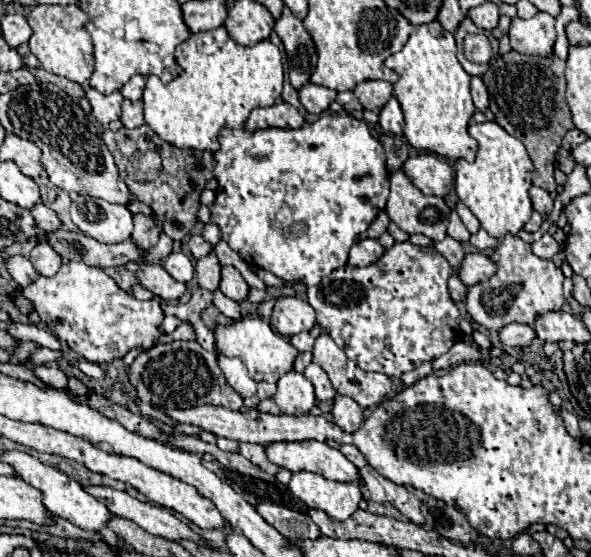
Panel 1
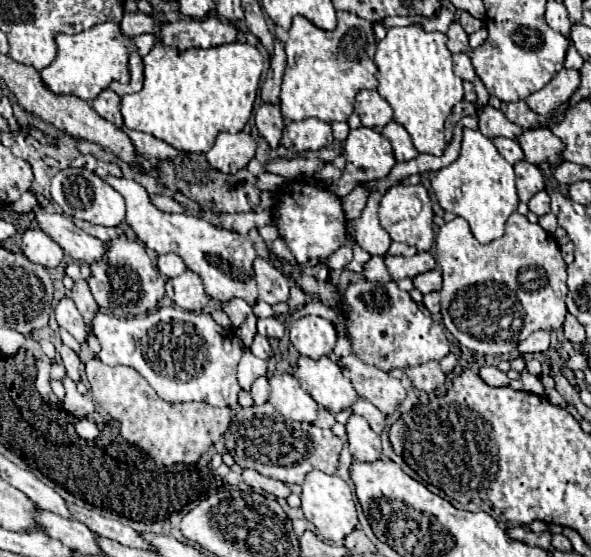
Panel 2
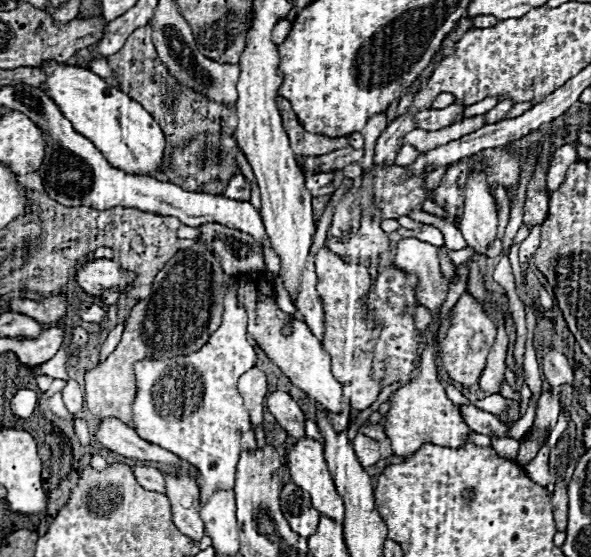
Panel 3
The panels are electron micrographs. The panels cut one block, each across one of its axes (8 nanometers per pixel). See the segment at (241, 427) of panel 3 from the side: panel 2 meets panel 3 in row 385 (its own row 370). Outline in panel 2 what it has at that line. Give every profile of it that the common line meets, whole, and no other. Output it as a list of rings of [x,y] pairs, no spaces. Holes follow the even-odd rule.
[[[160,308],[158,312],[148,312],[132,318],[118,318],[106,312],[96,312],[90,324],[90,332],[98,338],[102,350],[100,360],[108,366],[124,364],[138,370],[148,384],[158,392],[160,398],[168,402],[206,402],[210,406],[228,406],[232,410],[240,410],[238,392],[242,390],[236,378],[236,368],[242,358],[244,344],[234,334],[234,330],[226,330],[218,326],[210,314],[204,312],[188,312],[182,308]]]

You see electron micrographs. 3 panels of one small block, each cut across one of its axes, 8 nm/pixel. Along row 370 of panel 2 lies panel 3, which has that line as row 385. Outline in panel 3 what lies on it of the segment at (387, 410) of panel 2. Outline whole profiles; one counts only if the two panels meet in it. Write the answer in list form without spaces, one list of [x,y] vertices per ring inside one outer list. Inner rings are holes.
[[[320,248],[316,254],[316,274],[318,274],[318,294],[324,304],[326,318],[326,334],[324,334],[324,350],[332,356],[332,374],[342,384],[344,394],[348,396],[352,410],[366,410],[378,400],[384,384],[372,378],[372,360],[376,350],[376,336],[380,336],[382,324],[370,328],[366,324],[366,316],[370,308],[364,304],[364,298],[370,292],[372,280],[364,266],[348,264],[340,260],[328,248]]]

